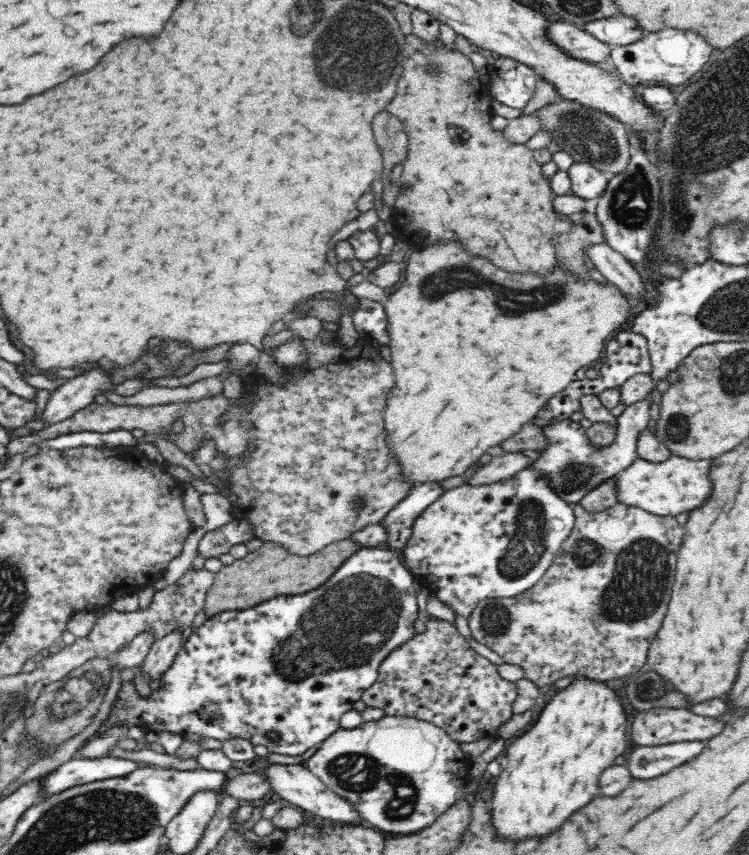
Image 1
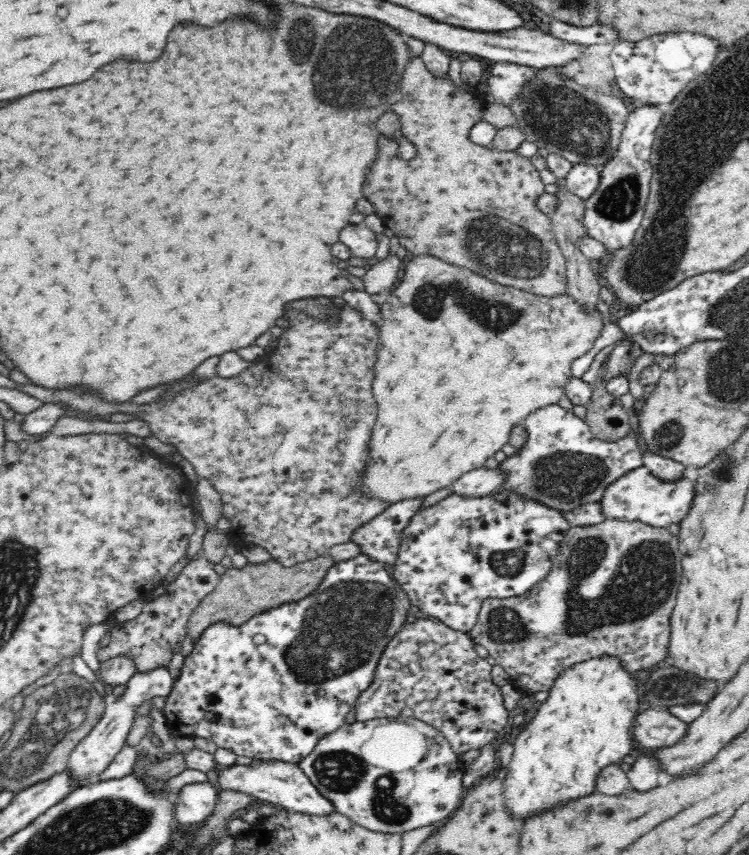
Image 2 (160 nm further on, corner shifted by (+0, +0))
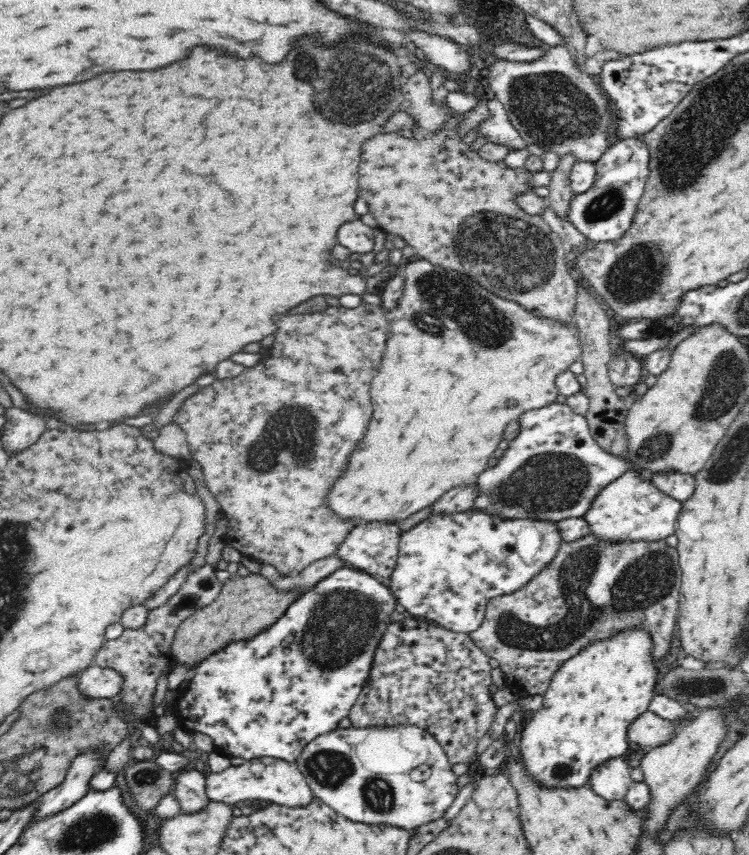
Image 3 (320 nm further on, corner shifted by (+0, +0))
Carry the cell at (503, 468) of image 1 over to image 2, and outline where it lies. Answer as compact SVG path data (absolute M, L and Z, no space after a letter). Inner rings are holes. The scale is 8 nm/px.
M482 467L463 474L451 484L452 493L468 498L480 498L498 491L504 482L504 473L500 469Z

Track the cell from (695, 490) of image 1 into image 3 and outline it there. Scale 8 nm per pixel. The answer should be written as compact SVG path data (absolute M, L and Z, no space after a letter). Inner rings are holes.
M628 470L620 478L603 488L584 514L588 535L608 543L656 542L675 534L678 516L683 504L652 484L644 473Z

